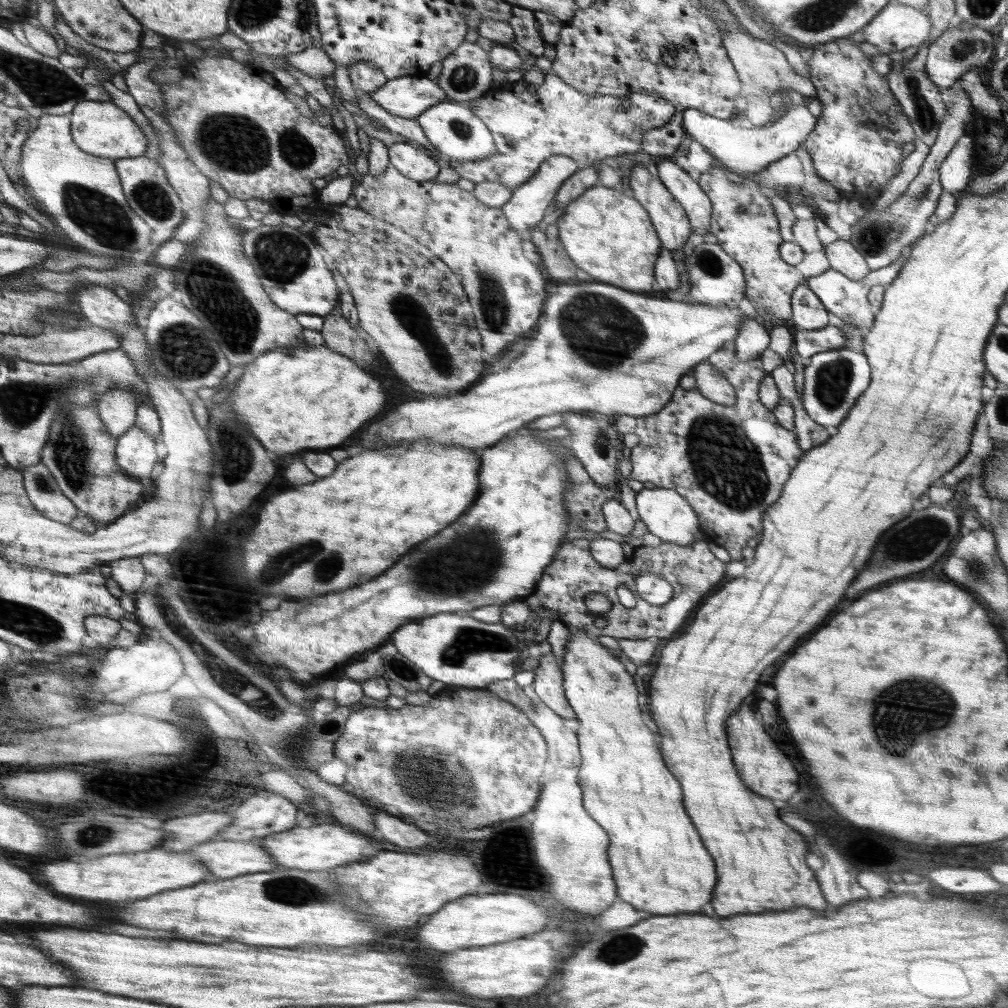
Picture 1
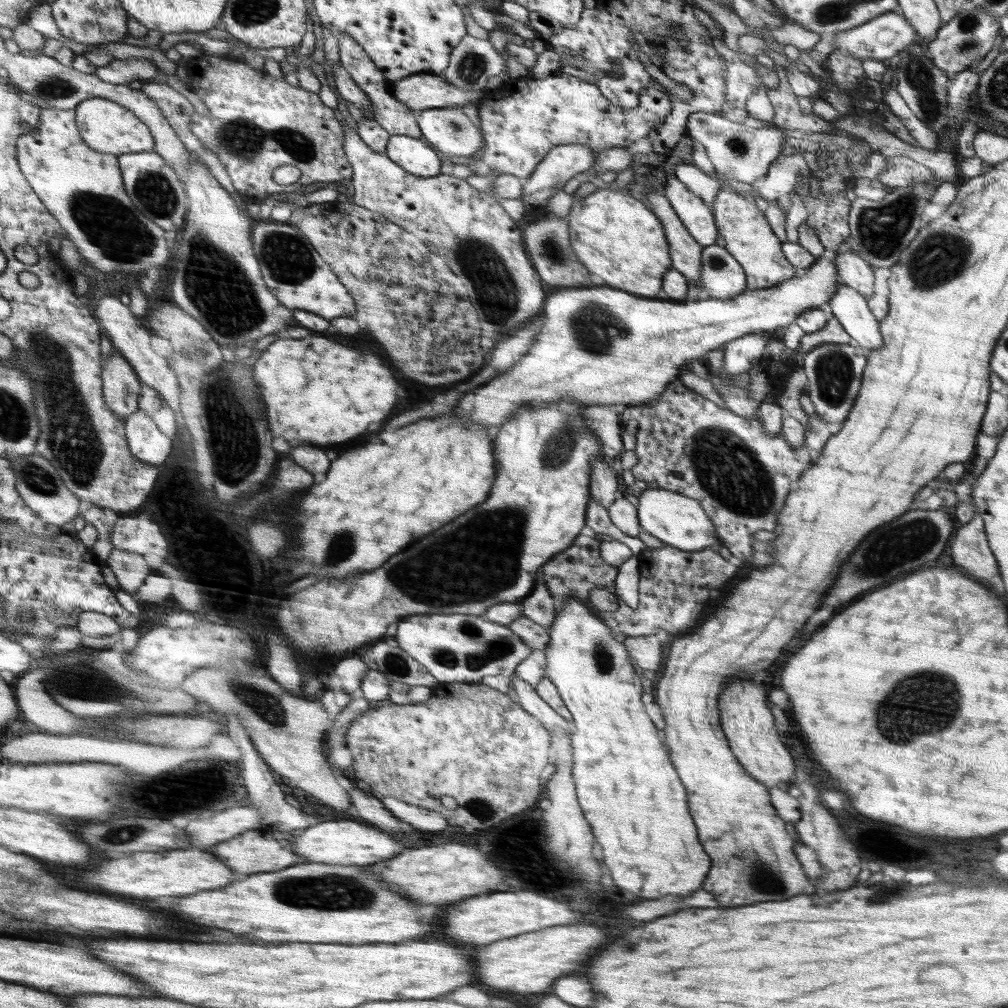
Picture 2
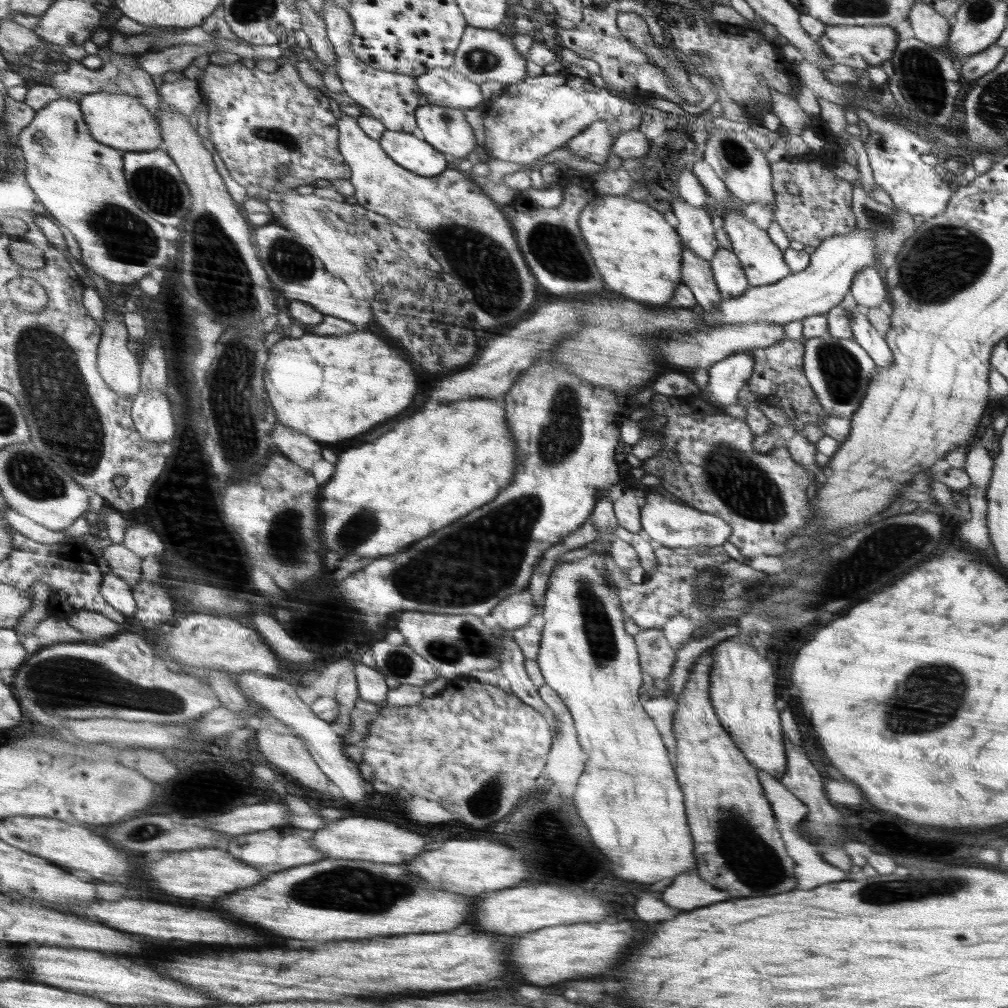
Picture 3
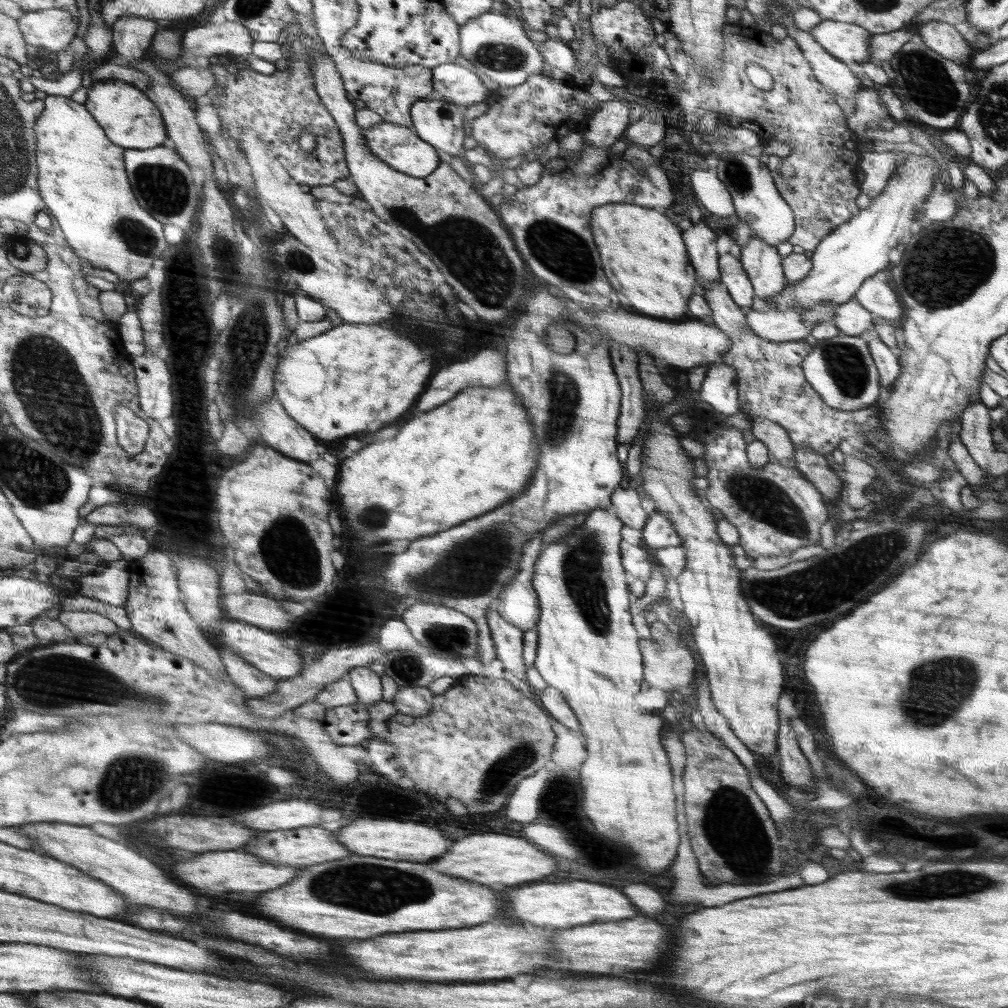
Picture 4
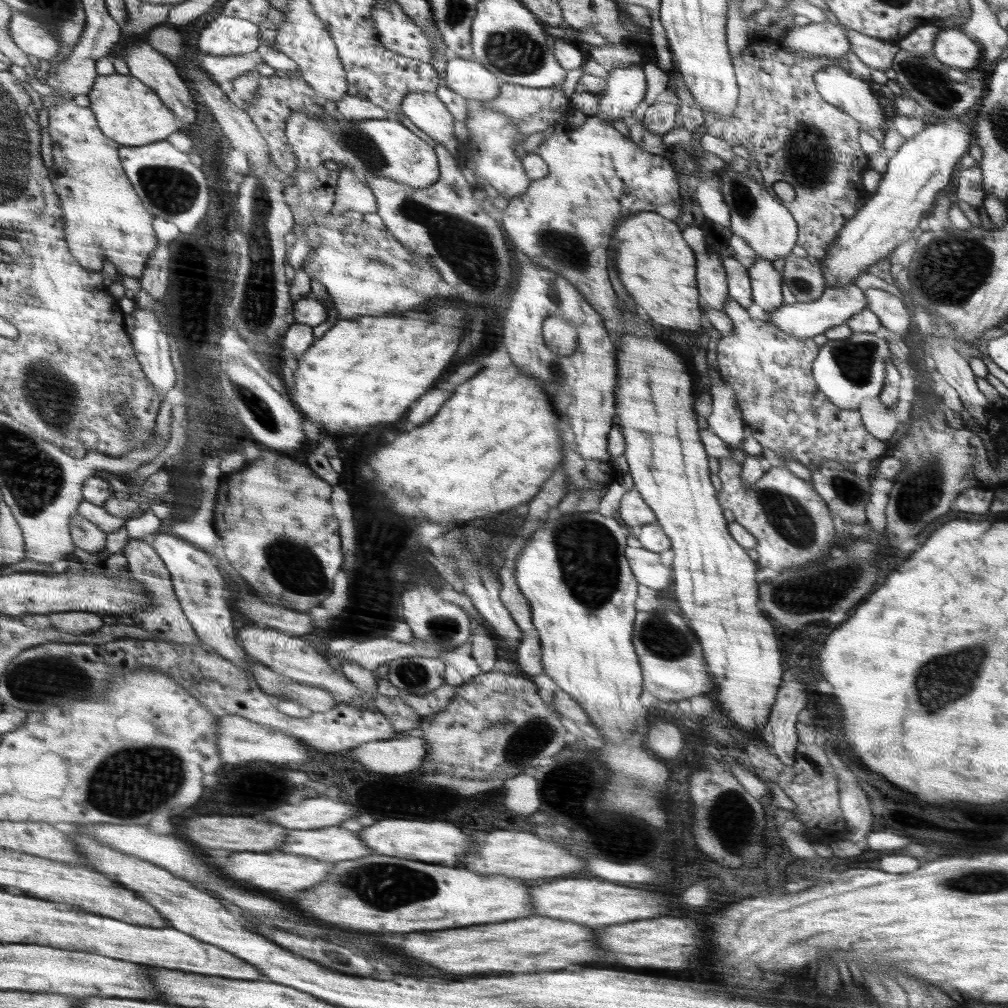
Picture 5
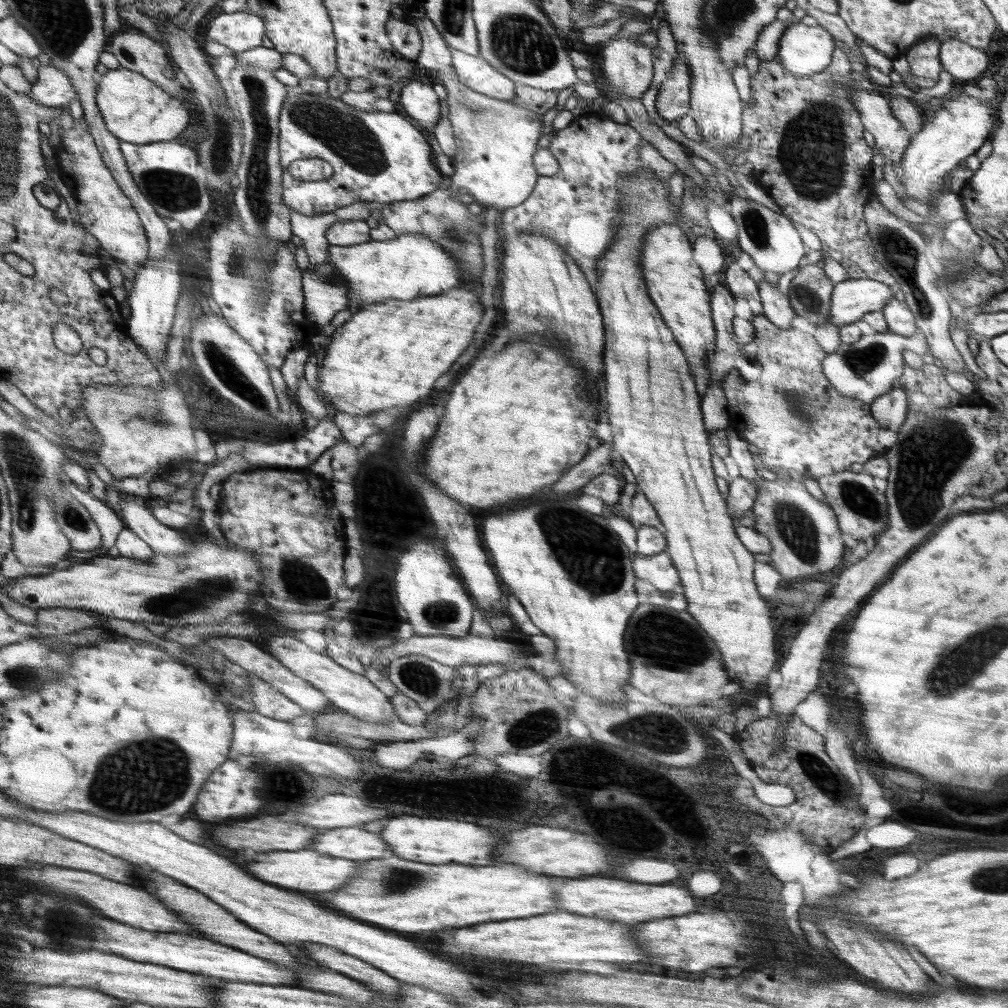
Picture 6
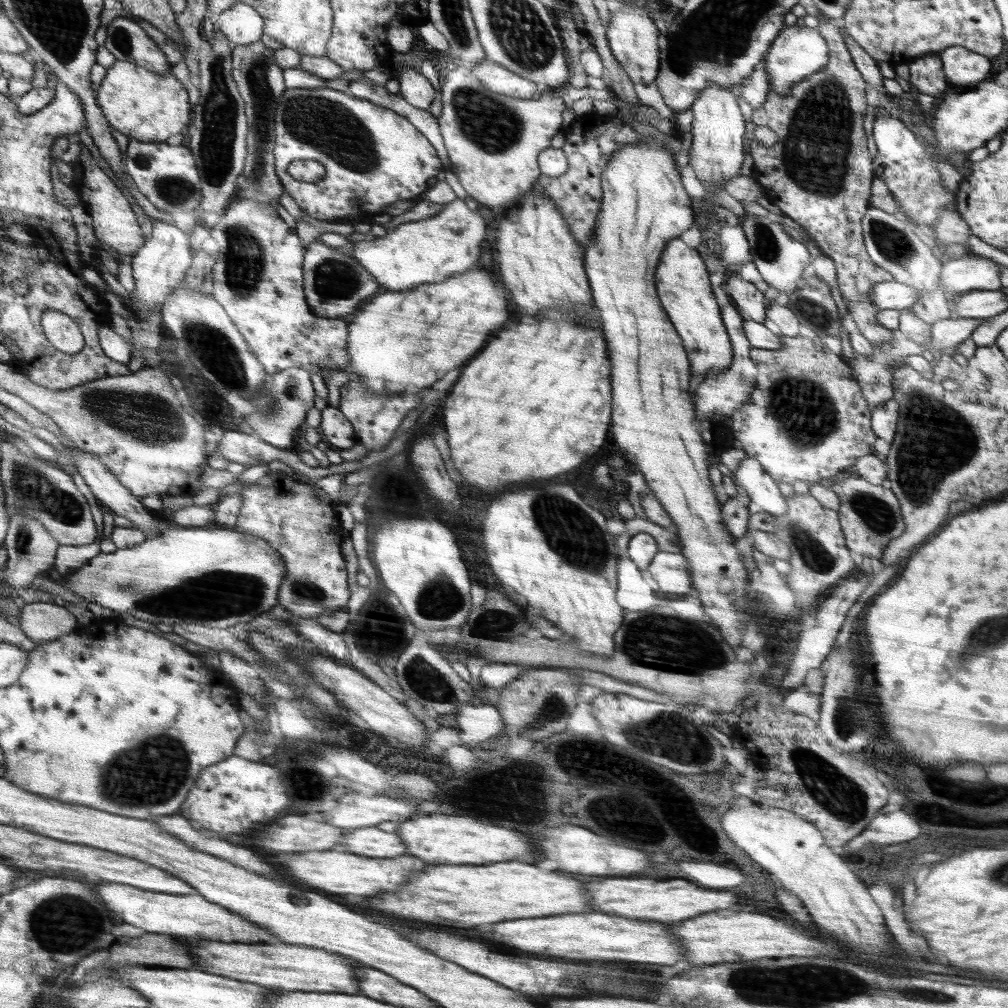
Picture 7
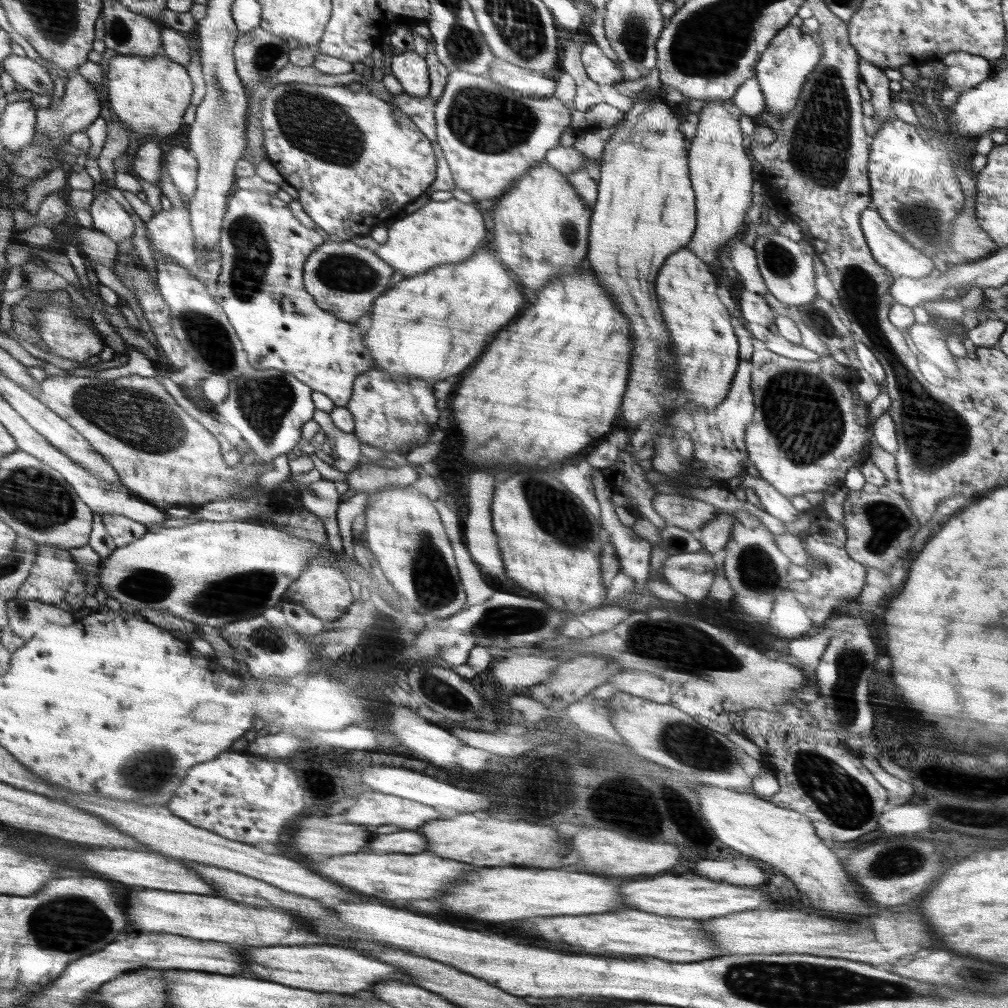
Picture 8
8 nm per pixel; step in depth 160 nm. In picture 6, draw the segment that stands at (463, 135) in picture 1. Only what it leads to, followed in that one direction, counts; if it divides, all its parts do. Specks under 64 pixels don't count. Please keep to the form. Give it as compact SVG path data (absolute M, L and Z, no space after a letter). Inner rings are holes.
M418 79L410 81L400 92L398 106L415 125L420 123L428 131L435 130L440 119L440 100L430 86Z

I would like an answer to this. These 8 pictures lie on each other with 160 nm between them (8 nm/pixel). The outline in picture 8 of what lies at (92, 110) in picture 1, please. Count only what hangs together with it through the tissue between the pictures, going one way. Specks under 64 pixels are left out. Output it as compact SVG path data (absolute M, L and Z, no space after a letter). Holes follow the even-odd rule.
M115 55L108 64L108 102L118 119L130 125L138 135L168 137L179 132L190 96L195 93L194 82L185 65L170 60L166 55Z

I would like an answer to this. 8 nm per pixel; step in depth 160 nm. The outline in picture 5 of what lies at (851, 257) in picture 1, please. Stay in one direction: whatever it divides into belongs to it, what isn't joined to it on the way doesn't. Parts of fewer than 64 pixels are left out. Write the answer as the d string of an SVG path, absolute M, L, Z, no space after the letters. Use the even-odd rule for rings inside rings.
M878 288L865 290L865 297L867 308L880 319L883 326L903 337L908 334L908 328L914 323L910 318L908 309L902 303L902 299Z

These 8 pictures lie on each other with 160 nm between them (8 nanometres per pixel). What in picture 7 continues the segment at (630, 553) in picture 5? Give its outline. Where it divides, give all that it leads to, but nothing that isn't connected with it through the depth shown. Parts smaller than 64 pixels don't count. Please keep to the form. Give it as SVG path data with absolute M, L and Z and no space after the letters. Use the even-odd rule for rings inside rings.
M658 551L645 568L662 592L694 594L686 559L681 552Z

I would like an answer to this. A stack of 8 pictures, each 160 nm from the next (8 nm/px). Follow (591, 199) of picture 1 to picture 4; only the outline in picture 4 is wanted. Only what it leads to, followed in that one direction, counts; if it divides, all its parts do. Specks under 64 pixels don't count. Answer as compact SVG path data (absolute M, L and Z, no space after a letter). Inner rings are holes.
M628 203L596 207L591 223L596 228L596 244L600 244L600 258L604 260L604 272L608 272L612 288L624 294L640 312L678 322L687 311L689 298L696 292L694 284L697 285L697 272L686 254L680 230L660 212Z

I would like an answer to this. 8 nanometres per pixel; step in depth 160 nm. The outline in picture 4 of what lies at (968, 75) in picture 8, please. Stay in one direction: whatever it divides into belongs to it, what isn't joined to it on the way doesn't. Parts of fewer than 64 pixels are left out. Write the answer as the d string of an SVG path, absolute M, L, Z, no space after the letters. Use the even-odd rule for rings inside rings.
M940 21L925 22L919 25L919 35L926 46L945 59L960 64L972 59L972 47L954 25Z

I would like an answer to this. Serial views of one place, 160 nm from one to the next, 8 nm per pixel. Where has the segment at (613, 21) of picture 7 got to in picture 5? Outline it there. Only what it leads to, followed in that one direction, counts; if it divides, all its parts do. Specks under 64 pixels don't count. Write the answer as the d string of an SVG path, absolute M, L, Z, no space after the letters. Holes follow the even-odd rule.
M642 64L628 67L609 67L607 87L600 94L597 116L604 123L612 124L616 119L632 118L639 103L646 96L646 77Z

